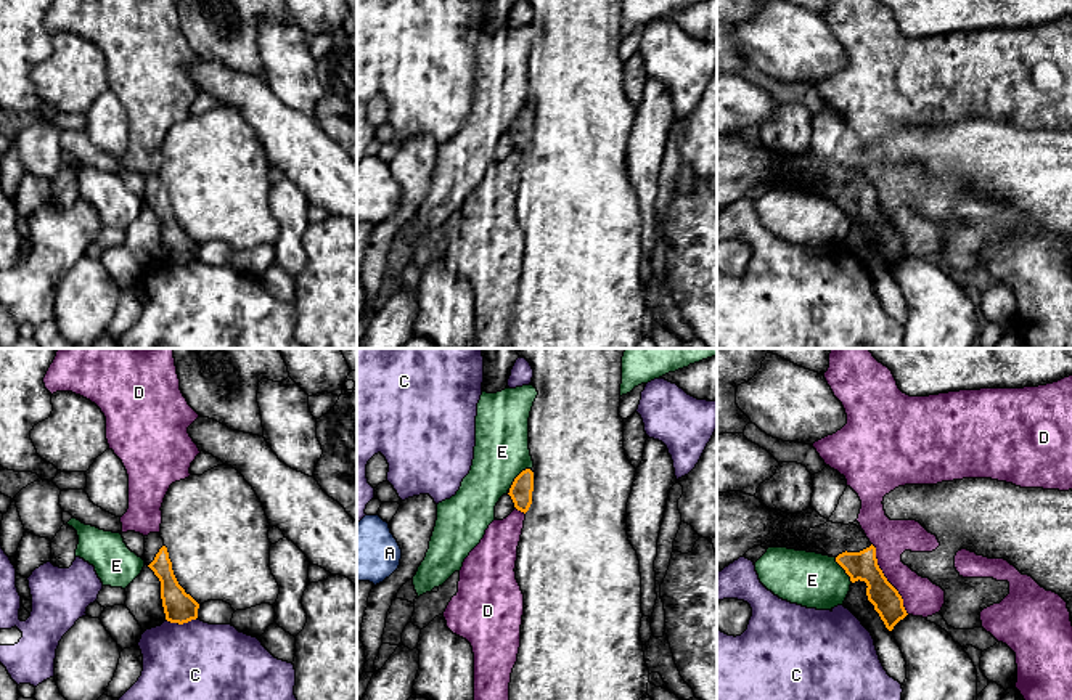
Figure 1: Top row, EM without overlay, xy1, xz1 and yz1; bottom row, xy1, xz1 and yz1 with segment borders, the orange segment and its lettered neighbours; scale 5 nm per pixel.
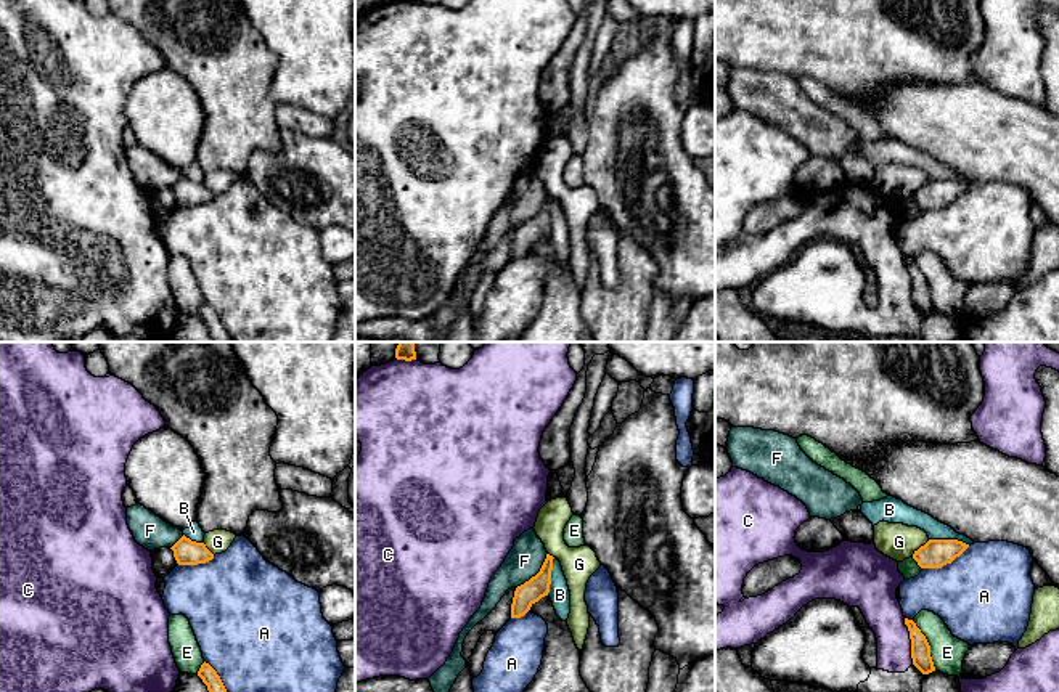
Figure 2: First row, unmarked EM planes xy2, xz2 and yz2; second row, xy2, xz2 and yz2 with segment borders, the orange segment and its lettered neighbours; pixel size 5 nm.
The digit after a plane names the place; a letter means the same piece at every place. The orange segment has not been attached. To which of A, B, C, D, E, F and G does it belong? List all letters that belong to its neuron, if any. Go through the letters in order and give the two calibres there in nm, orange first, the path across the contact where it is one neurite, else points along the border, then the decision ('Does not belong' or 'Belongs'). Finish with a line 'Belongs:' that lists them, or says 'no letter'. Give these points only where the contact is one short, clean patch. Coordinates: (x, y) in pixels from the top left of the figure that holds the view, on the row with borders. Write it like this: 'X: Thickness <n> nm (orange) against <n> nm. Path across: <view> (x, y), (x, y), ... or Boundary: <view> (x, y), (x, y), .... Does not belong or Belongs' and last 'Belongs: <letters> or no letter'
A: Thickness 140 nm (orange) against 480 nm. Does not belong
B: Thickness 140 nm (orange) against 100 nm. Boundary: yz2 (929, 538), (956, 538), (969, 545). Does not belong
C: Thickness 100 nm (orange) against 190 nm. Does not belong
D: Thickness 150 nm (orange) against 190 nm. Boundary: yz1 (871, 543), (878, 567), (900, 596), (902, 606), (908, 614). Does not belong
E: Thickness 100 nm (orange) against 170 nm. Does not belong
F: Thickness 120 nm (orange) against 180 nm. Does not belong
G: Thickness 140 nm (orange) against 180 nm. Does not belong
Belongs: no letter

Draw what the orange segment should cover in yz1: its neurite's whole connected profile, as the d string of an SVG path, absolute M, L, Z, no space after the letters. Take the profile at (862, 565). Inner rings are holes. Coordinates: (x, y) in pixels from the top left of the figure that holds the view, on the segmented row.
M828 520L824 525L808 530L805 544L815 544L833 556L852 583L858 580L866 583L868 600L889 631L908 615L902 596L878 565L876 547L857 525Z

